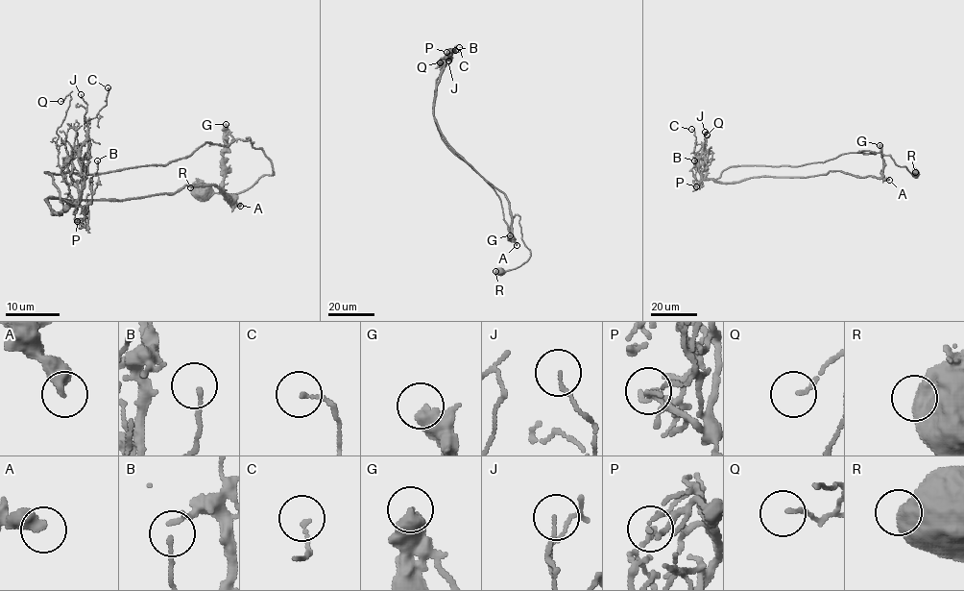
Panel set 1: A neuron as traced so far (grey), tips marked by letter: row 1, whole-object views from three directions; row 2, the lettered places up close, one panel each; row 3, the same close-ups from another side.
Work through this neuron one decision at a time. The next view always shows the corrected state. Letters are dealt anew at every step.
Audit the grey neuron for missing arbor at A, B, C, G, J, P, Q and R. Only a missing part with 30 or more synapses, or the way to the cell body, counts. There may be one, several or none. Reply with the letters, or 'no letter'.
no letter

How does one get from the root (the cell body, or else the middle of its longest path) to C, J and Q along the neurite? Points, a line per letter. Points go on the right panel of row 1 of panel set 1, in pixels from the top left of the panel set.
C: (750, 165), (729, 166), (715, 180), (704, 179), (696, 164), (696, 137), (691, 129)
J: (750, 165), (729, 166), (715, 180), (704, 179), (699, 159), (707, 142), (705, 132)
Q: (750, 165), (729, 166), (715, 180), (707, 179), (707, 135)

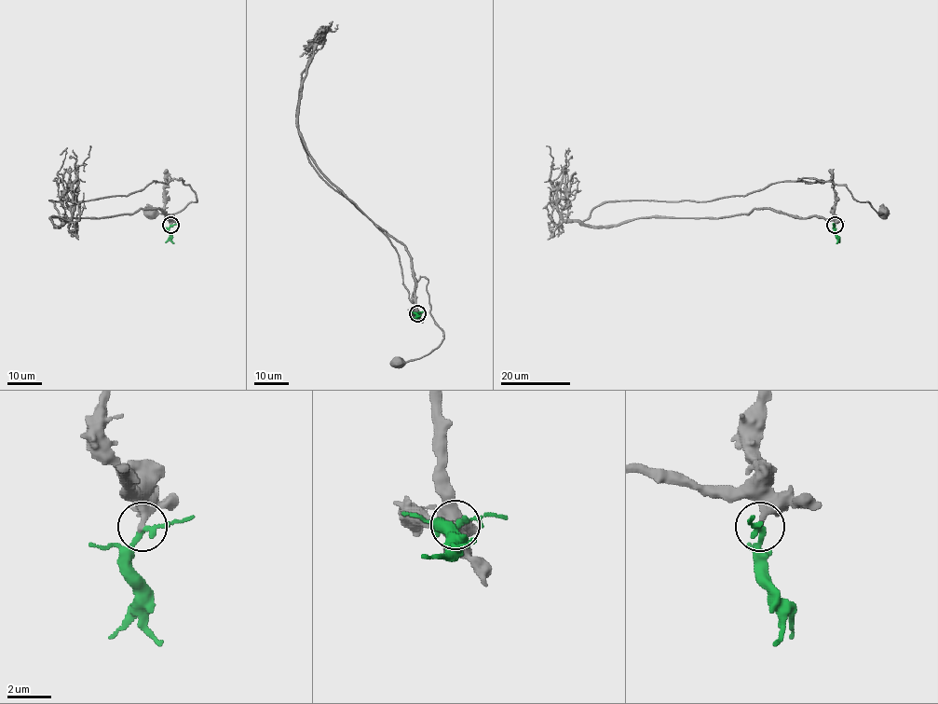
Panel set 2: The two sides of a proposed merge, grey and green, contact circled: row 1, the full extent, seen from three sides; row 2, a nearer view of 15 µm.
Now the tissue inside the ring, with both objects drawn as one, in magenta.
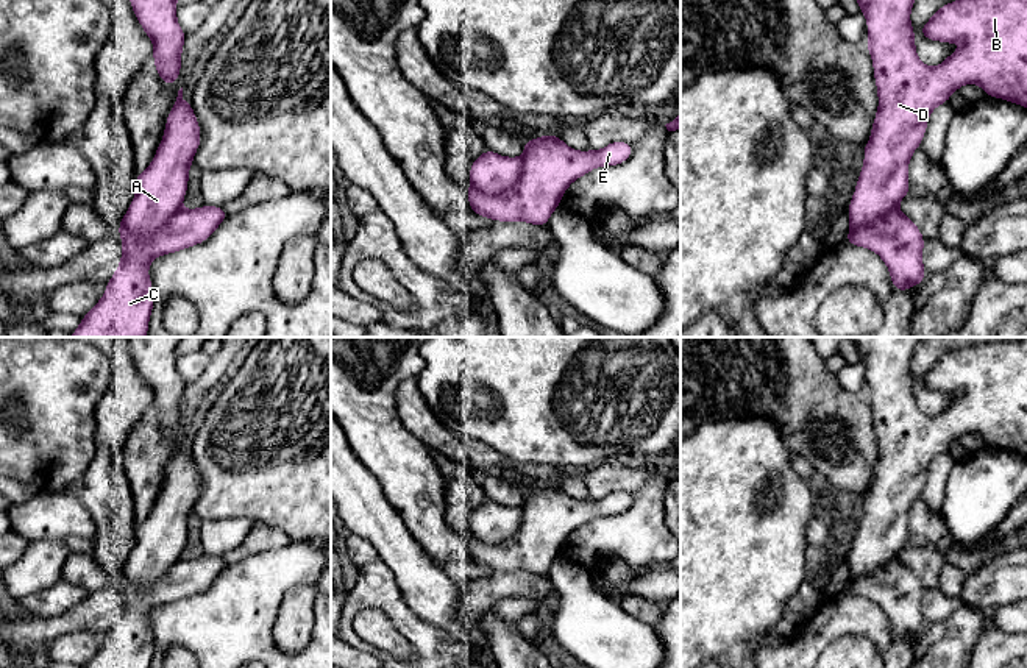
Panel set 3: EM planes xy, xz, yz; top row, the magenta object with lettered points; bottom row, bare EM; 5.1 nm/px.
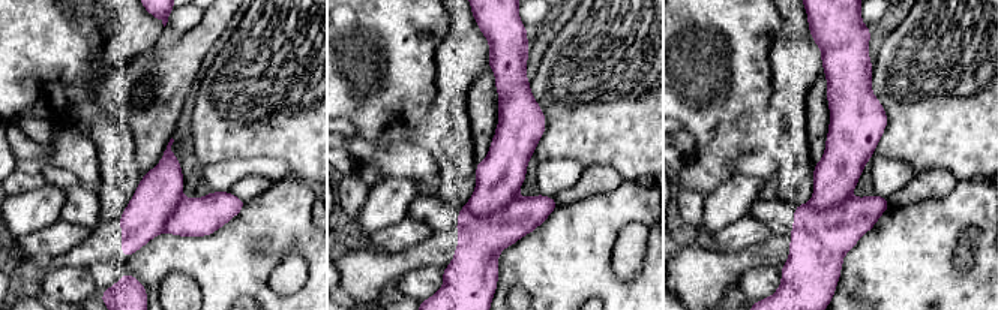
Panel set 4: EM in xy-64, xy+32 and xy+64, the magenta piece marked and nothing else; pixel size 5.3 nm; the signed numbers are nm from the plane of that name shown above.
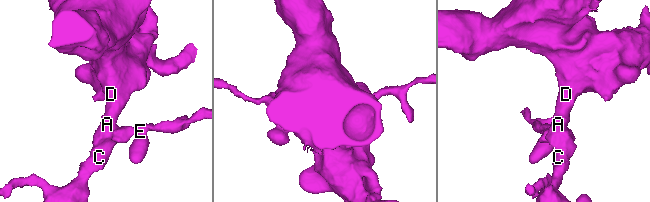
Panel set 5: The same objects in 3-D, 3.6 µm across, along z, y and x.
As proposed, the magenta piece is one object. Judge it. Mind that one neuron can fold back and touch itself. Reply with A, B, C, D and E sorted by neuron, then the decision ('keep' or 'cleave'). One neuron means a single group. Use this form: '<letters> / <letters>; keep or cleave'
A B D / C E; cleave

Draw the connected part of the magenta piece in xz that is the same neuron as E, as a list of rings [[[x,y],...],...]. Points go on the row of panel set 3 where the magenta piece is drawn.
[[[556,134],[526,139],[523,169],[510,190],[498,195],[467,189],[470,211],[496,222],[526,222],[546,226],[568,186],[596,167],[620,165],[631,158],[629,142],[615,140],[595,151],[568,147]]]

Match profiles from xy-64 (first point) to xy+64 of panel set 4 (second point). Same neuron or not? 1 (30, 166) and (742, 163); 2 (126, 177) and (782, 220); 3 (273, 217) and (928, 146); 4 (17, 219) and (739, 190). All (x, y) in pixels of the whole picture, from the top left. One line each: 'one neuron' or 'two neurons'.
1: one neuron
2: two neurons
3: two neurons
4: one neuron

